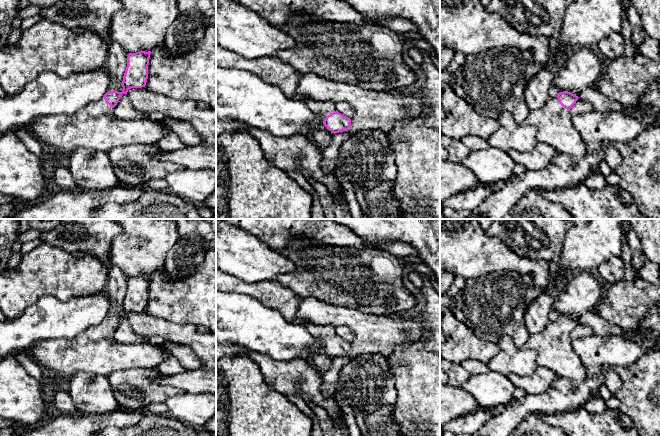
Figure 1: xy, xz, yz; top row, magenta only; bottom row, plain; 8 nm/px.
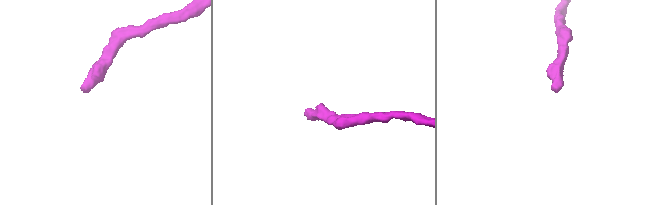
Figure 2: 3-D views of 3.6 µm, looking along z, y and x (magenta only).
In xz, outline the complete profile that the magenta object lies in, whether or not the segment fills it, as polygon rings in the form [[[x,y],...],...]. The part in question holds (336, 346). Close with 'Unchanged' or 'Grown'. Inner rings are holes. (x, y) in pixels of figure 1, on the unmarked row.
[[[216,260],[216,291],[245,294],[258,299],[264,306],[278,310],[290,323],[306,326],[318,343],[312,348],[323,348],[332,357],[347,355],[351,343],[339,337],[333,326],[320,326],[298,317],[298,295],[290,288],[280,283],[267,281],[244,281],[223,271]]]. Grown

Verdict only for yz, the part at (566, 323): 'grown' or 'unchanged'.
grown

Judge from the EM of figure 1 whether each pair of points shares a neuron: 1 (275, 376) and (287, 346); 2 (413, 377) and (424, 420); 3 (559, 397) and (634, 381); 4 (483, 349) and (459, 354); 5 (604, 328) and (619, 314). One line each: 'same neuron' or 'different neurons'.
1: different neurons
2: same neuron
3: different neurons
4: same neuron
5: different neurons

